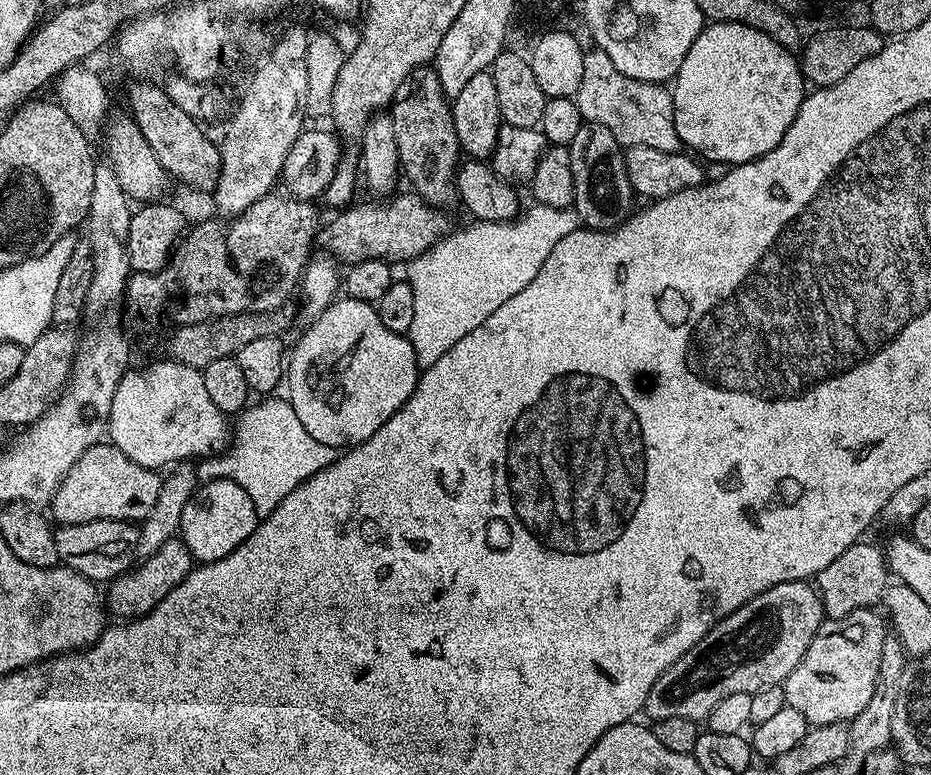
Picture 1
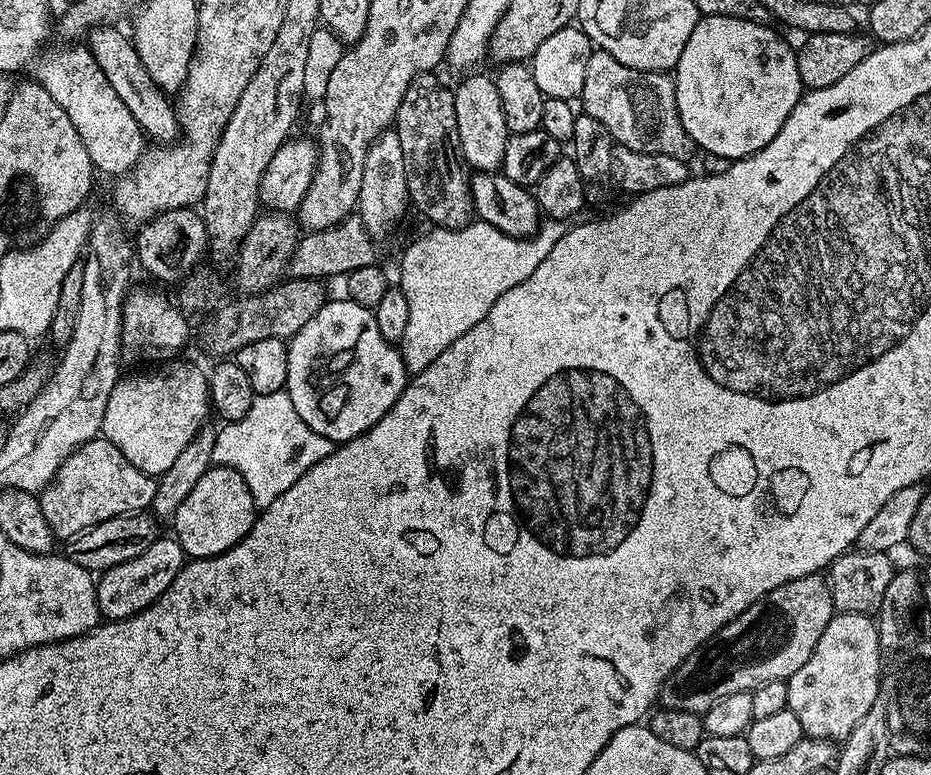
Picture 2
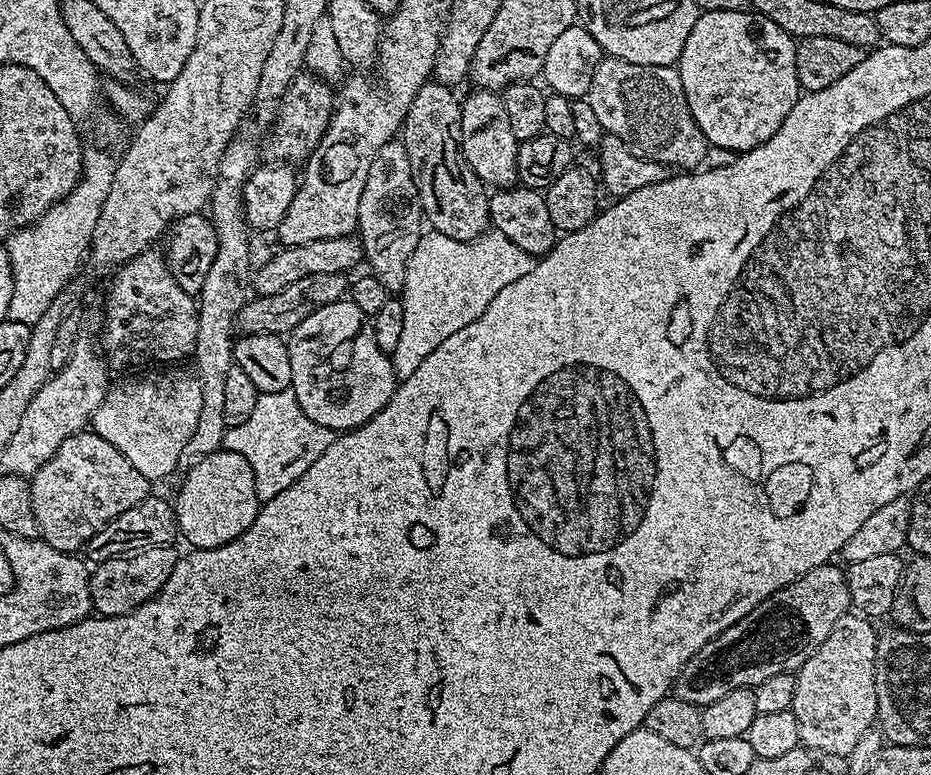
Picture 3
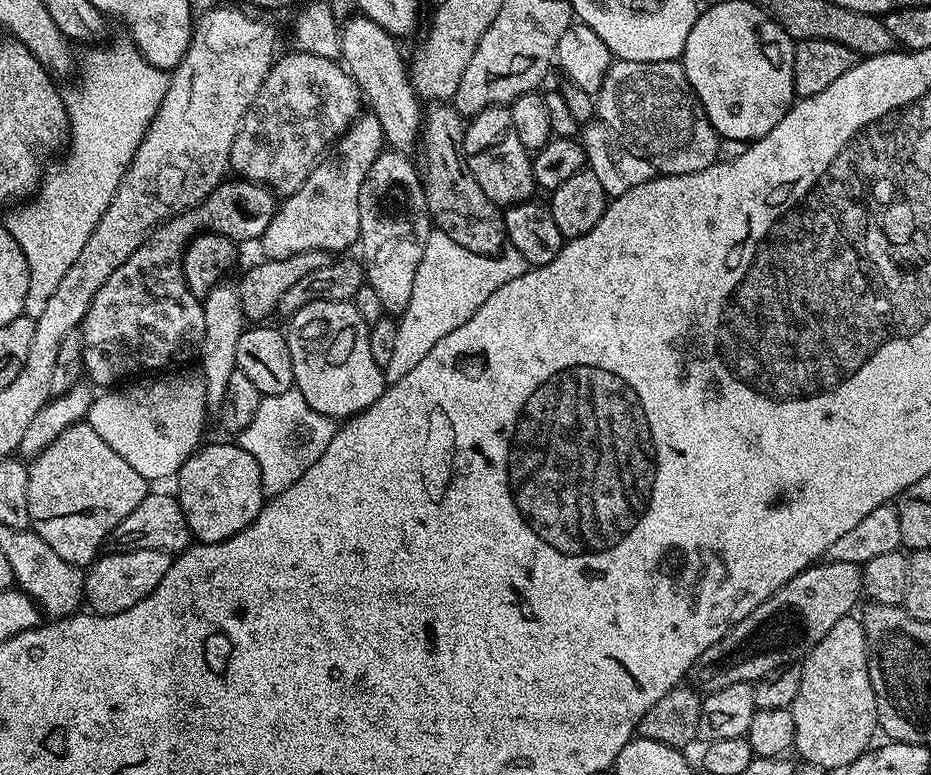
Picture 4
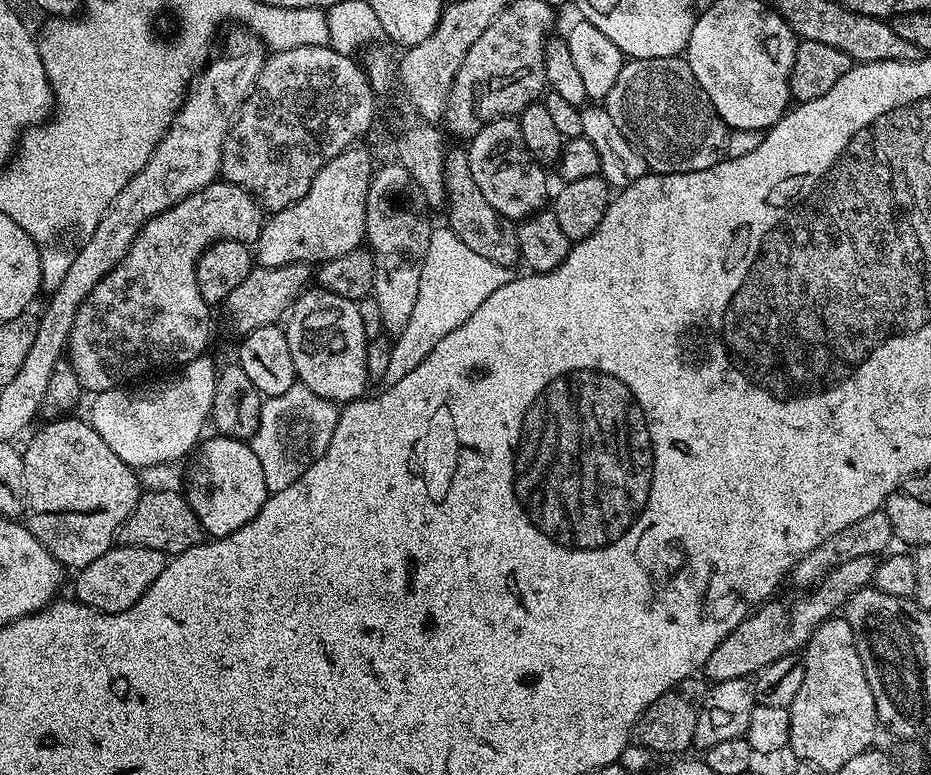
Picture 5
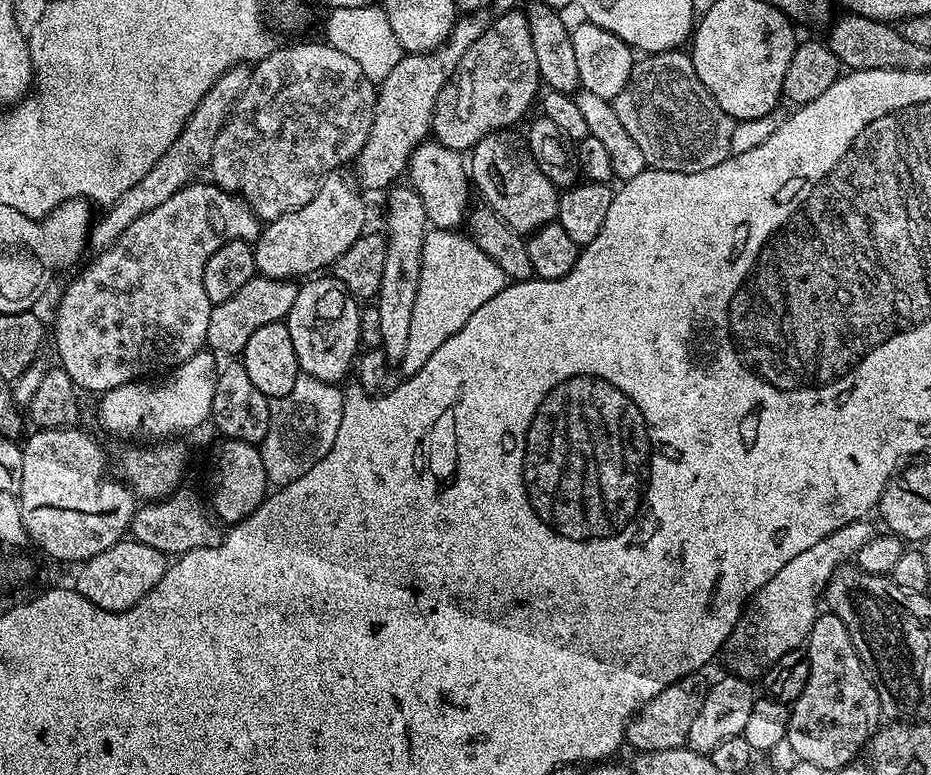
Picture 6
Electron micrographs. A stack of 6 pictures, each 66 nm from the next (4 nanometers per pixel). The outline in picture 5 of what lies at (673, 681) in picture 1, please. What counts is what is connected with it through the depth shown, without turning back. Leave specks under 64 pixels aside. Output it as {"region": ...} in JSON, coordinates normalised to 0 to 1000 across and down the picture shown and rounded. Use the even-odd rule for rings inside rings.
{"region":[[[940,717],[913,720],[892,741],[887,741],[871,763],[864,761],[843,782],[838,772],[830,772],[799,796],[799,801],[769,835],[767,844],[756,855],[755,871],[765,880],[780,880],[788,875],[803,875],[818,866],[827,854],[841,846],[858,843],[879,806],[894,799],[911,778],[911,770],[933,757],[941,747]]]}

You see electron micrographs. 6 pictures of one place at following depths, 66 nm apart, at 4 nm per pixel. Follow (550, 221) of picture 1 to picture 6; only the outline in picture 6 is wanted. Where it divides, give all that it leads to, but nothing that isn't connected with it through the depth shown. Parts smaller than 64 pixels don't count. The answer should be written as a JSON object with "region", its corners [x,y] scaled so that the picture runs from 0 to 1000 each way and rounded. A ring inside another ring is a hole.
{"region":[[[464,294],[456,298],[453,317],[453,354],[449,359],[449,385],[445,385],[445,405],[440,410],[440,441],[436,446],[436,457],[432,466],[435,486],[444,485],[453,472],[458,472],[458,462],[479,441],[501,415],[505,415],[505,405],[513,400],[521,390],[526,390],[531,379],[535,379],[548,365],[546,355],[502,303],[480,294]]]}

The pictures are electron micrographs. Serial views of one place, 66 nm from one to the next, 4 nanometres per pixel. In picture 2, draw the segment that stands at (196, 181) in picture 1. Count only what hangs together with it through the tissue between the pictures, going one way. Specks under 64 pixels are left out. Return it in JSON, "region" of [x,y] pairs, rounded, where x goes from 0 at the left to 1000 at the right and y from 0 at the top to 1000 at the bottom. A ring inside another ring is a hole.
{"region":[[[125,34],[100,36],[92,48],[92,61],[99,66],[101,80],[110,85],[110,95],[114,95],[118,111],[122,111],[122,121],[127,121],[135,142],[144,147],[144,157],[148,157],[156,177],[169,187],[179,188],[195,170],[186,130],[165,108],[164,102],[157,93],[157,86],[153,85],[142,52],[134,43],[132,46],[127,37],[128,35]]]}

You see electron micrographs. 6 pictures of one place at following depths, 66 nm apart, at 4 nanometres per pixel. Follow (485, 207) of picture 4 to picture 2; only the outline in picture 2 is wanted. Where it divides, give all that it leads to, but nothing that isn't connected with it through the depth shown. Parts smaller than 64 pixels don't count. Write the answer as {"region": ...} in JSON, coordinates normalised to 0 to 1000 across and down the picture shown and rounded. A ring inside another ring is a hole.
{"region":[[[456,95],[447,98],[445,106],[440,106],[427,137],[423,169],[427,173],[427,185],[432,187],[432,205],[436,208],[436,240],[441,267],[446,272],[448,268],[461,284],[461,290],[499,294],[509,283],[505,222],[494,199],[492,152],[488,147],[489,117],[484,112],[480,114],[470,99],[468,95]]]}

